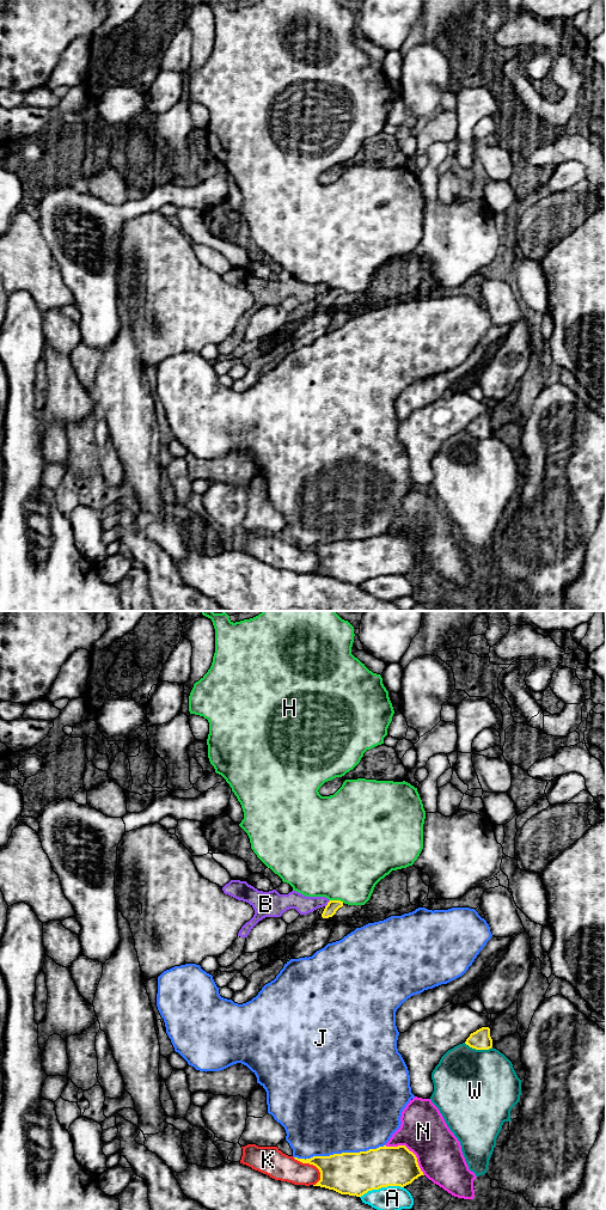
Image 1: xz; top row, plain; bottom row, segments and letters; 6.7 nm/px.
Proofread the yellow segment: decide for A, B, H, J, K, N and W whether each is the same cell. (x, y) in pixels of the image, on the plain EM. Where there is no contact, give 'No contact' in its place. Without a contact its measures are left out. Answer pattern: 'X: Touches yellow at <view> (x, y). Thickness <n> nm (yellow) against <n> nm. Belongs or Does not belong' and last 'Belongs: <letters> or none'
A: Touches yellow at xz (381, 574). Thickness 280 nm (yellow) against 180 nm. Does not belong
B: Touches yellow at xz (328, 292). Thickness 80 nm (yellow) against 120 nm. Does not belong
H: Touches yellow at xz (337, 288). Thickness 80 nm (yellow) against 500 nm. Does not belong
J: Touches yellow at xz (338, 542). Thickness 280 nm (yellow) against 480 nm. Does not belong
K: Touches yellow at xz (311, 551). Thickness 280 nm (yellow) against 190 nm. Does not belong
N: Touches yellow at xz (409, 538). Thickness 280 nm (yellow) against 320 nm. Does not belong
W: Touches yellow at xz (478, 437). Thickness 140 nm (yellow) against 500 nm. Does not belong
Belongs: none

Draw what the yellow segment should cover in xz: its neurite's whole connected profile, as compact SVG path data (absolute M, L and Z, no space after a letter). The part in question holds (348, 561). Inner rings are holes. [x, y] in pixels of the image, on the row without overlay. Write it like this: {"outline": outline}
{"outline": "M405 533L379 534L360 540L342 540L295 548L316 554L320 568L313 574L361 585L387 574L404 575L424 563L416 543Z"}

